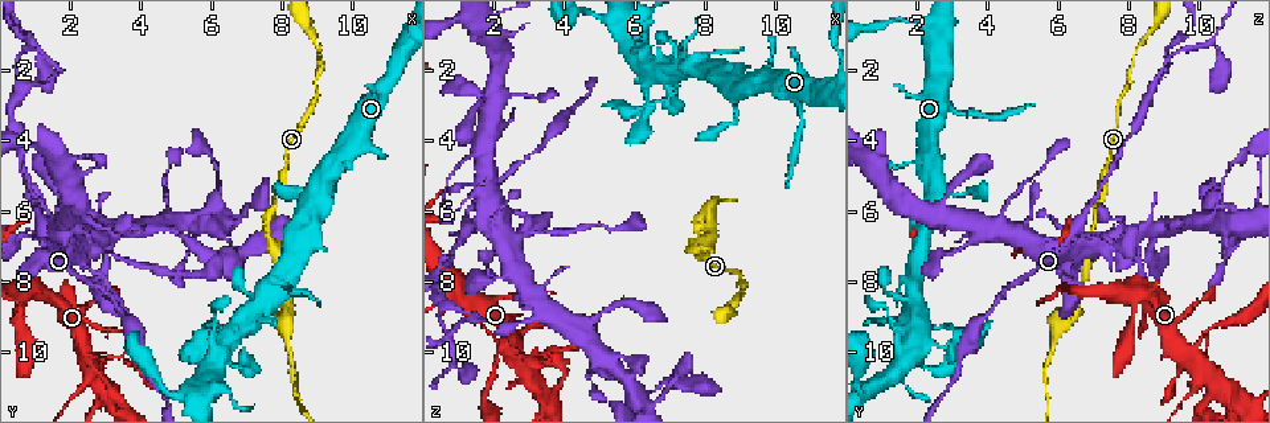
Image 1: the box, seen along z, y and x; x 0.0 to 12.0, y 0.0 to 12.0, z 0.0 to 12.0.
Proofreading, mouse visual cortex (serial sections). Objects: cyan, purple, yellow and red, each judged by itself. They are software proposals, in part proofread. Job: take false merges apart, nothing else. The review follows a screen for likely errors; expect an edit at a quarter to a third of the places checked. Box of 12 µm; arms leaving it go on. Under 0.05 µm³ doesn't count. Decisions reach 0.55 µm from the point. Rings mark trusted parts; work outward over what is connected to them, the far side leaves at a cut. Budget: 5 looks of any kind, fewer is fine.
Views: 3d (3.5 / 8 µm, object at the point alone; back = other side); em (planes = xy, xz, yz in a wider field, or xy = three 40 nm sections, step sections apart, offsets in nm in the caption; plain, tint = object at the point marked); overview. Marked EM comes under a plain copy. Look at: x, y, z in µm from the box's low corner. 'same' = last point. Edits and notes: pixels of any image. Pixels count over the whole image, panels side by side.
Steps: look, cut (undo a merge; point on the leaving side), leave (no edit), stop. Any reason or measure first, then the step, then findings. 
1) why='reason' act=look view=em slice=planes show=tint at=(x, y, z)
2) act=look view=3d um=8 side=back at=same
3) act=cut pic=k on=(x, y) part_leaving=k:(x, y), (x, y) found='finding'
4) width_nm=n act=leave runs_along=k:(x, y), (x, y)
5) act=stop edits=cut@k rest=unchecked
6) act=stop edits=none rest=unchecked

why='thin arm on a thick one' act=look view=3d um=3.5 side=back at=(2.5, 10.1, 9.7)

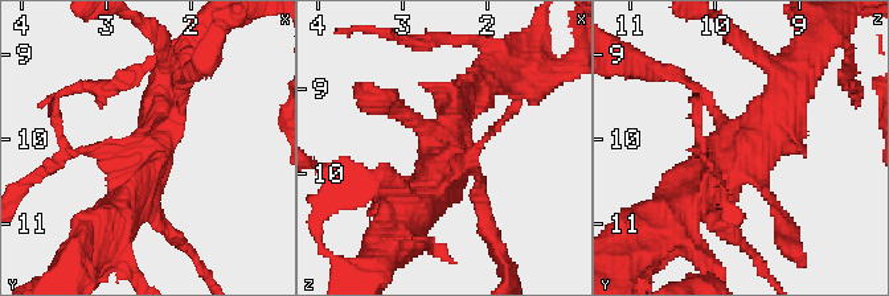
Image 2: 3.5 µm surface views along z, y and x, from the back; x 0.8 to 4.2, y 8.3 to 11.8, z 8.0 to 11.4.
act=look view=em slice=xy step=1 show=tint at=(2.50, 10.10, 9.60)

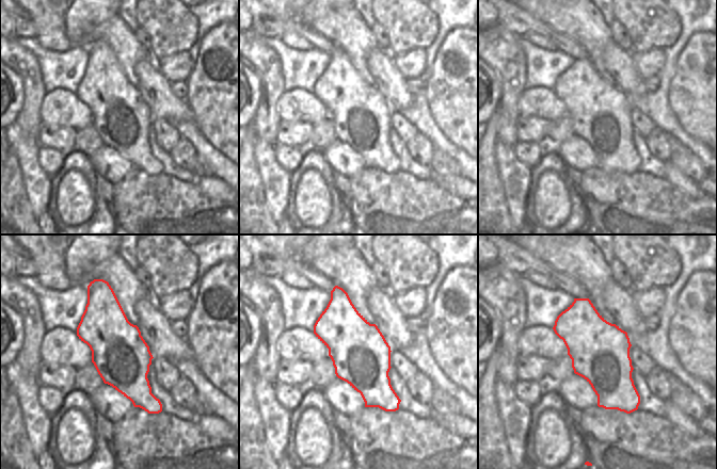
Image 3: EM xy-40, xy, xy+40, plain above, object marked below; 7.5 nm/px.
act=leave runs_along=2:(802, 79), (741, 156), (687, 209) found='one cell here'

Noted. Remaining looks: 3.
why='thin neck' act=look view=3d um=3.5 at=(5.5, 6.9, 10.9)

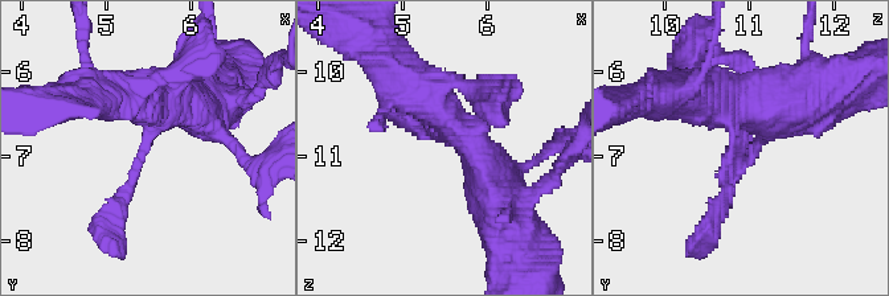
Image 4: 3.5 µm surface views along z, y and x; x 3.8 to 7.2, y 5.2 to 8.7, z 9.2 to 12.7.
act=leave runs_along=4:(135, 98), (164, 106), (111, 220) found='all the same cell'

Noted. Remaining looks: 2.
act=stop edits=none rest=unchecked

